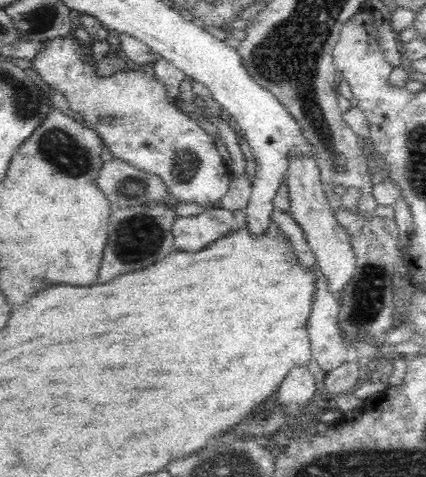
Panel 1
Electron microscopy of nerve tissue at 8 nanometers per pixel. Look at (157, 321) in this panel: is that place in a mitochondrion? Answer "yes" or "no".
no

